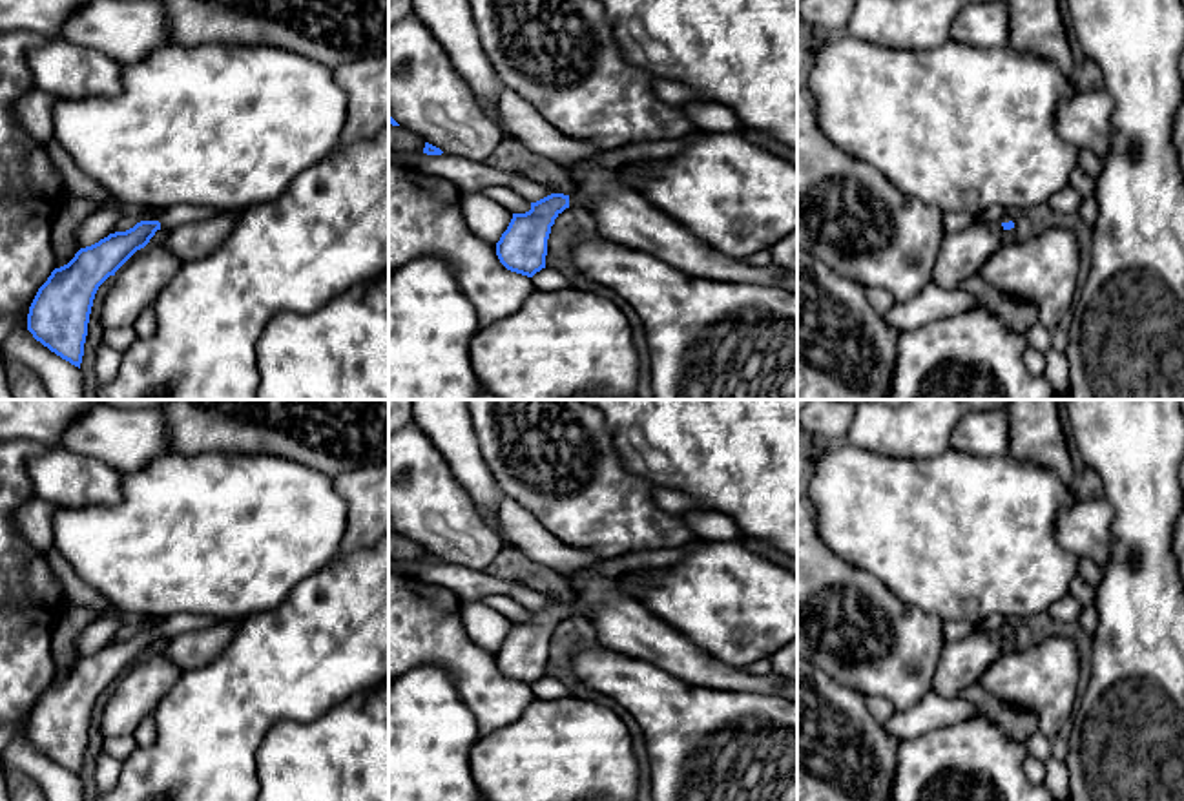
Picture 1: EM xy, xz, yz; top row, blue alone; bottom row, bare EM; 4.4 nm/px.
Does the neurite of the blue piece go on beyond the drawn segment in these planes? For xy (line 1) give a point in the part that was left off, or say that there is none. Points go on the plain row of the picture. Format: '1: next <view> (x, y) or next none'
1: next xy (181, 623)

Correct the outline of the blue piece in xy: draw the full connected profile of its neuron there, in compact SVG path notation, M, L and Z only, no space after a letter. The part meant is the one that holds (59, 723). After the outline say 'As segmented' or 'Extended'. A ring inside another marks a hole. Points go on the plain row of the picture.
M177 613L162 619L157 629L140 629L80 657L75 666L51 681L38 697L27 723L27 739L51 761L80 777L88 732L99 695L140 657L157 639L203 629L219 620L206 615Z. Extended

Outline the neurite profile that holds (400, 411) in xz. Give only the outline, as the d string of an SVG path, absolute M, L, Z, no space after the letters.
M389 400L389 436L412 421L412 400Z

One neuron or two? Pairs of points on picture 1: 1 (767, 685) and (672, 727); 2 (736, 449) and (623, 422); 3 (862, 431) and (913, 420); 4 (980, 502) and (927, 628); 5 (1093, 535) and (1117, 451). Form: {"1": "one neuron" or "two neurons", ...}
{"1": "two neurons", "2": "one neuron", "3": "one neuron", "4": "two neurons", "5": "two neurons"}

